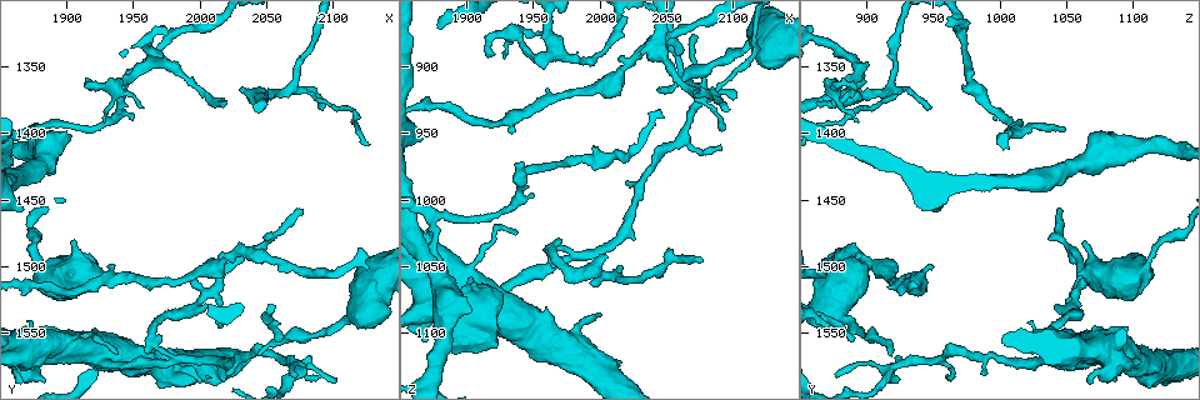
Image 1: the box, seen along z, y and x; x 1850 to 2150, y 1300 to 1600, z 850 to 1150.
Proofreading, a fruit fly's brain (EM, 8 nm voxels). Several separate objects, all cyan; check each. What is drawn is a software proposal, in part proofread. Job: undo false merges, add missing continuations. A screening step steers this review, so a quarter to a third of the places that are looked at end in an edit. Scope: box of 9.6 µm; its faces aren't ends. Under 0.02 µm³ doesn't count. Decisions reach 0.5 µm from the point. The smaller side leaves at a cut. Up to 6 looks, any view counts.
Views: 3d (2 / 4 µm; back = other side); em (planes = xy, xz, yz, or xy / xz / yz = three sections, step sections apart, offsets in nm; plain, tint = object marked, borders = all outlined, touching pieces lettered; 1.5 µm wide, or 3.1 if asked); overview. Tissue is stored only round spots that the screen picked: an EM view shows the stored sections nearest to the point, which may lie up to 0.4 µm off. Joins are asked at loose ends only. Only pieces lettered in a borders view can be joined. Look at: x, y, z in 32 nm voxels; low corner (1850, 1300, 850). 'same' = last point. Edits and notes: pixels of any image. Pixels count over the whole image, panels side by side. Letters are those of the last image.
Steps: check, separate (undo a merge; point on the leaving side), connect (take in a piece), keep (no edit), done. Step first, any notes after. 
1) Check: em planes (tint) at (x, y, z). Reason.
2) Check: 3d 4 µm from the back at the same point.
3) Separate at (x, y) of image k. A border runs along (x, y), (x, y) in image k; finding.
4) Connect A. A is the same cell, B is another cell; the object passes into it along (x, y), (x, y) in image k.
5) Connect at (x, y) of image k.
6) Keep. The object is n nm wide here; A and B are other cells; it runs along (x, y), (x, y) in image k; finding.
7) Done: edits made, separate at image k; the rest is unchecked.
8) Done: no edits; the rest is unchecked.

Check: 3d 2 µm at (1932, 1502, 950). Branch stops here.

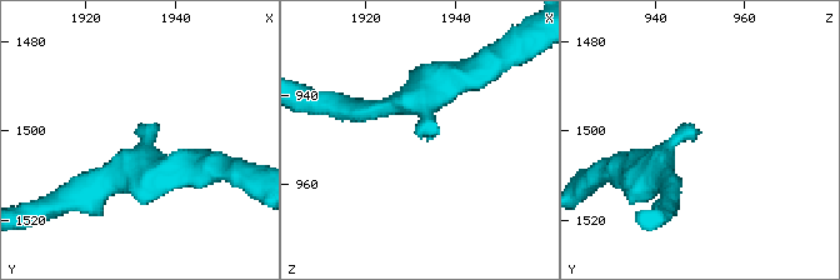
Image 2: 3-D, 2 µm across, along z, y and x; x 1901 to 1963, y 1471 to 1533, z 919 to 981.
Check: em planes (borders) at (1932, 1501, 950). The arms are 190, 200 nm wide.

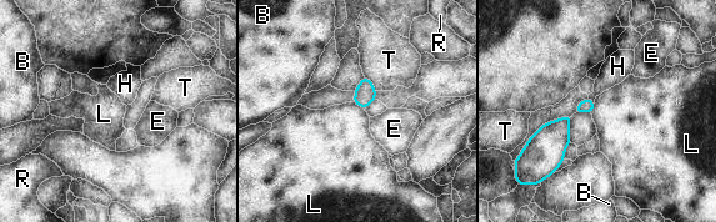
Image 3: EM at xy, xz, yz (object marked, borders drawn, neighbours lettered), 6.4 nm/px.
Connect H. H is the same cell, B, E, L, R and T are other cells; the object passes into it along (586, 105), (590, 100), (614, 70) in image 3; the neuron continues.

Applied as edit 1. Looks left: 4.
Check: overview.

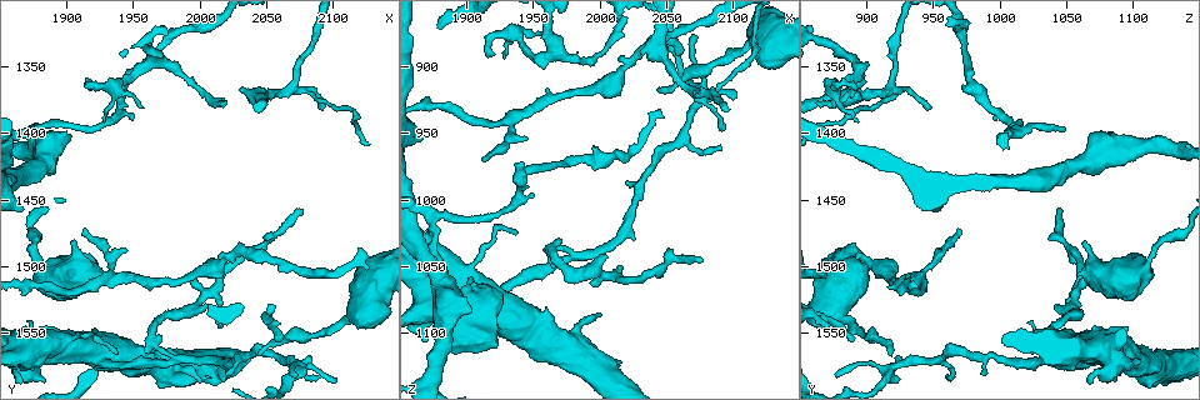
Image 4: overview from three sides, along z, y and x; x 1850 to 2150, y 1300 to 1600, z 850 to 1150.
Check: em planes (tint) at (1962, 1554, 1034). Sharp bend.

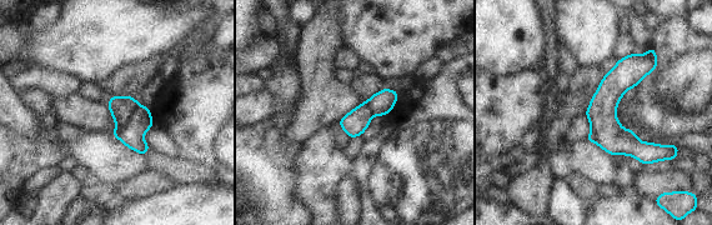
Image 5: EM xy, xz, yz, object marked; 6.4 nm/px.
Check: em planes (borders) at the same point.

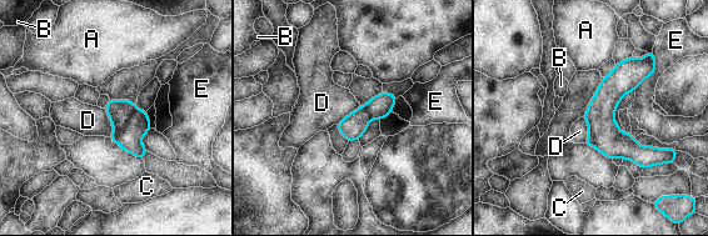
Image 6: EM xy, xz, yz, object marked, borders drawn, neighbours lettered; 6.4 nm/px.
Separate at (119, 110) of image 6. The longest contact is with E, 260 nm; A, B, C, D and E are other cells; two neurons meet here.

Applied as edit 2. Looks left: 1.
Check: em 3.1 µm planes (borders) at (1930, 1572, 1074). Sudden change in width.

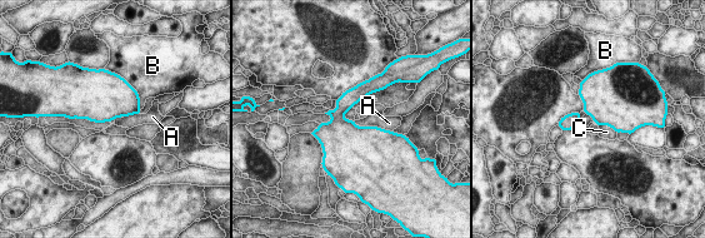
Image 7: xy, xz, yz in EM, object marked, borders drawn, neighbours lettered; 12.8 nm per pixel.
Keep. A, B and C are other cells; a border runs along (354, 122), (391, 132) in image 7; continuous, no second neuron.

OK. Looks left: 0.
Done: edits made, connect at image 3, separate at image 6; the rest is unchecked.

